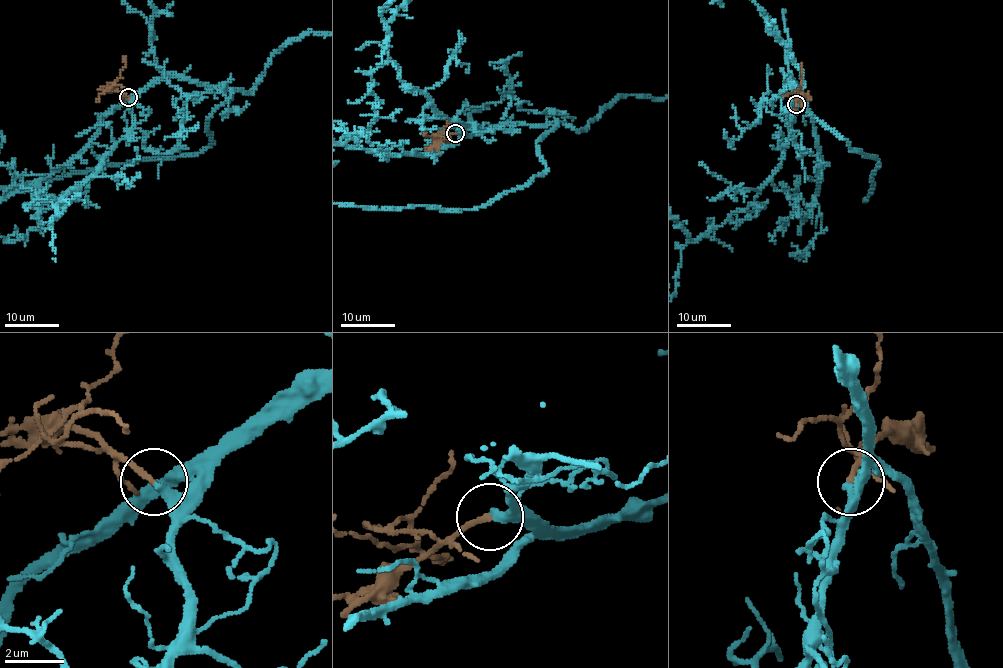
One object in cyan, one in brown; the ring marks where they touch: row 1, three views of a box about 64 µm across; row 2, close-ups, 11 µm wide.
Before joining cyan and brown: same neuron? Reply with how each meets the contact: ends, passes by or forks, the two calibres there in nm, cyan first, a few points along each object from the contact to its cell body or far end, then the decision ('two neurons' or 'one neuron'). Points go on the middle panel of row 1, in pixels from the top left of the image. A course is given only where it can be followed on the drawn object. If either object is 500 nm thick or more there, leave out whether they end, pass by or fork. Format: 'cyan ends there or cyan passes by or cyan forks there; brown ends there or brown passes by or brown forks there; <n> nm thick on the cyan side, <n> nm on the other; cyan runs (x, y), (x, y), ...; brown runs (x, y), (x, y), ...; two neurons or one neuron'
cyan ends there; brown ends there; 340 nm thick on the cyan side, 180 nm on the other; cyan runs (455, 133), (556, 124), (536, 142), (545, 170), (474, 208); brown runs (455, 133), (448, 137), (438, 135), (449, 141), (447, 143); one neuron

